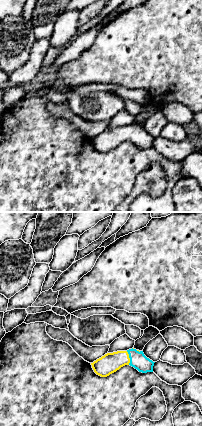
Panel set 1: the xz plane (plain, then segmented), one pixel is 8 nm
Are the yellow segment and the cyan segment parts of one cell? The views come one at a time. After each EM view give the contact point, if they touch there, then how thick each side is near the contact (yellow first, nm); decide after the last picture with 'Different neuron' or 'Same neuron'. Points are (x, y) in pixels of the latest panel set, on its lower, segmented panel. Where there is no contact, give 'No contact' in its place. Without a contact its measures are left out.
Touches yellow at (129, 358). Thickness 160 nm (yellow) against 140 nm

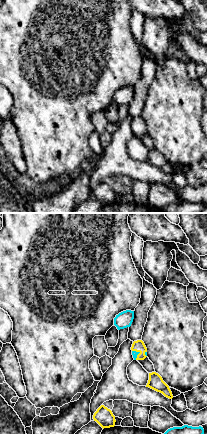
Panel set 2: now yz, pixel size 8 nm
Touches yellow at (139, 353). Thickness 90 nm (yellow) against 50 nm

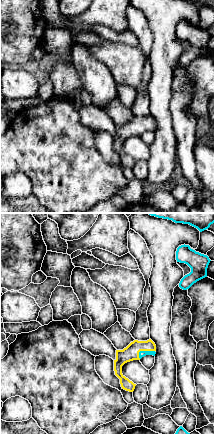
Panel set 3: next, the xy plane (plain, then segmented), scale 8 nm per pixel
Touches yellow at (144, 350). Thickness 120 nm (yellow) against 50 nm

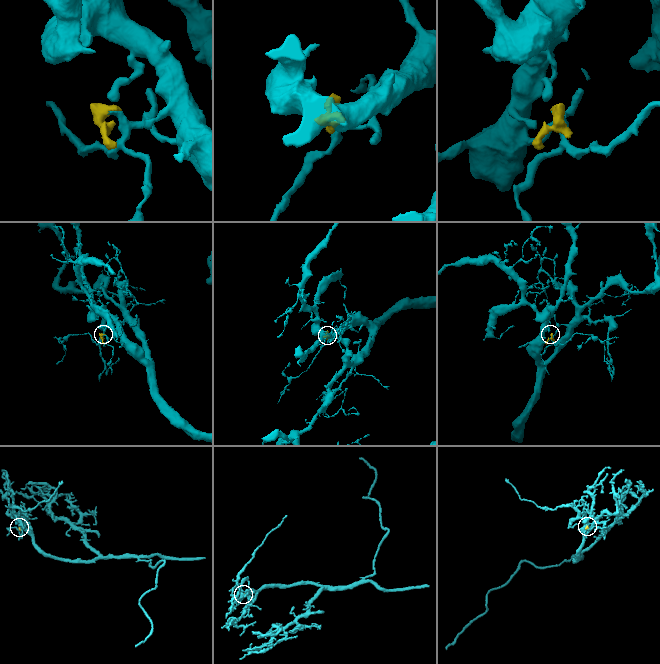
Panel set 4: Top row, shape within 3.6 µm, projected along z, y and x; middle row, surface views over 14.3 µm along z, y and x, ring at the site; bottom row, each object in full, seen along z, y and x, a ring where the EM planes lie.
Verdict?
Same neuron

